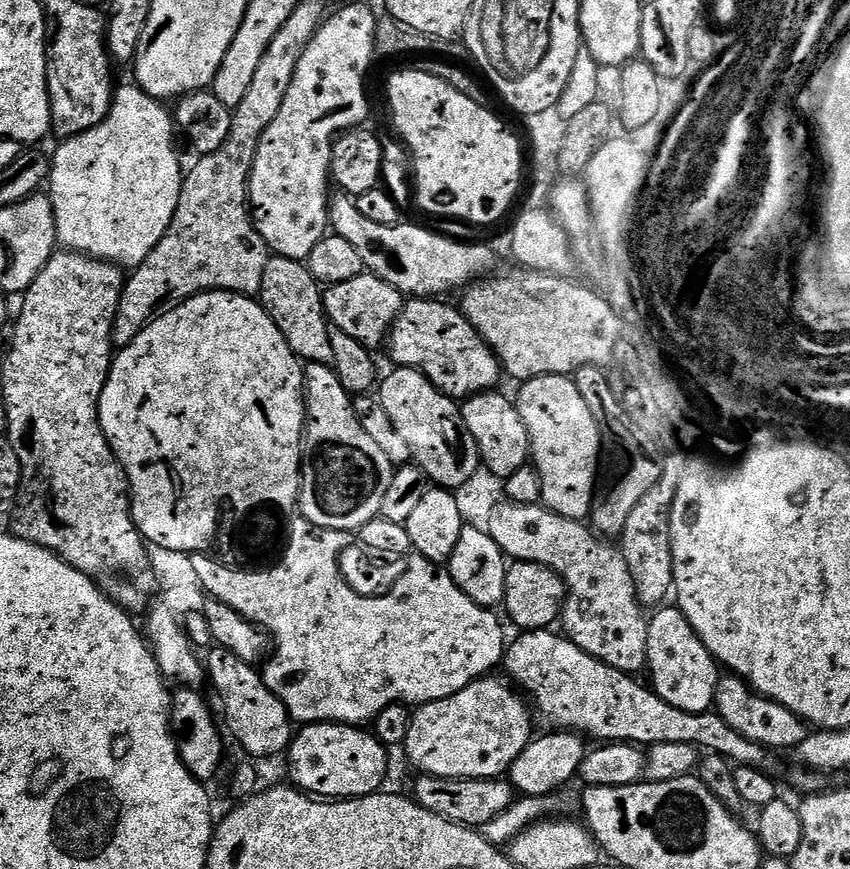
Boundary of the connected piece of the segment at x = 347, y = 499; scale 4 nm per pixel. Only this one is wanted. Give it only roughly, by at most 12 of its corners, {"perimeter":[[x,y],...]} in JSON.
{"perimeter":[[331,364],[304,369],[298,512],[355,533],[384,460]]}

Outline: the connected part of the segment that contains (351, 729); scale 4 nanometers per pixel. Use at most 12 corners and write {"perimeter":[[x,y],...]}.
{"perimeter":[[305,724],[293,785],[350,800],[385,787],[389,749],[351,724]]}

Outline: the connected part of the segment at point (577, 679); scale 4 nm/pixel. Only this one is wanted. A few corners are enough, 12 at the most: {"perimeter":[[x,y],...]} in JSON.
{"perimeter":[[556,630],[502,661],[535,711],[596,742],[692,744],[733,765],[769,749],[715,711],[670,706]]}

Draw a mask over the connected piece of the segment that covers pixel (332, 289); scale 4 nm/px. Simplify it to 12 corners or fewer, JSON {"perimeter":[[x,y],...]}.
{"perimeter":[[367,270],[327,285],[331,327],[376,350],[406,303]]}

